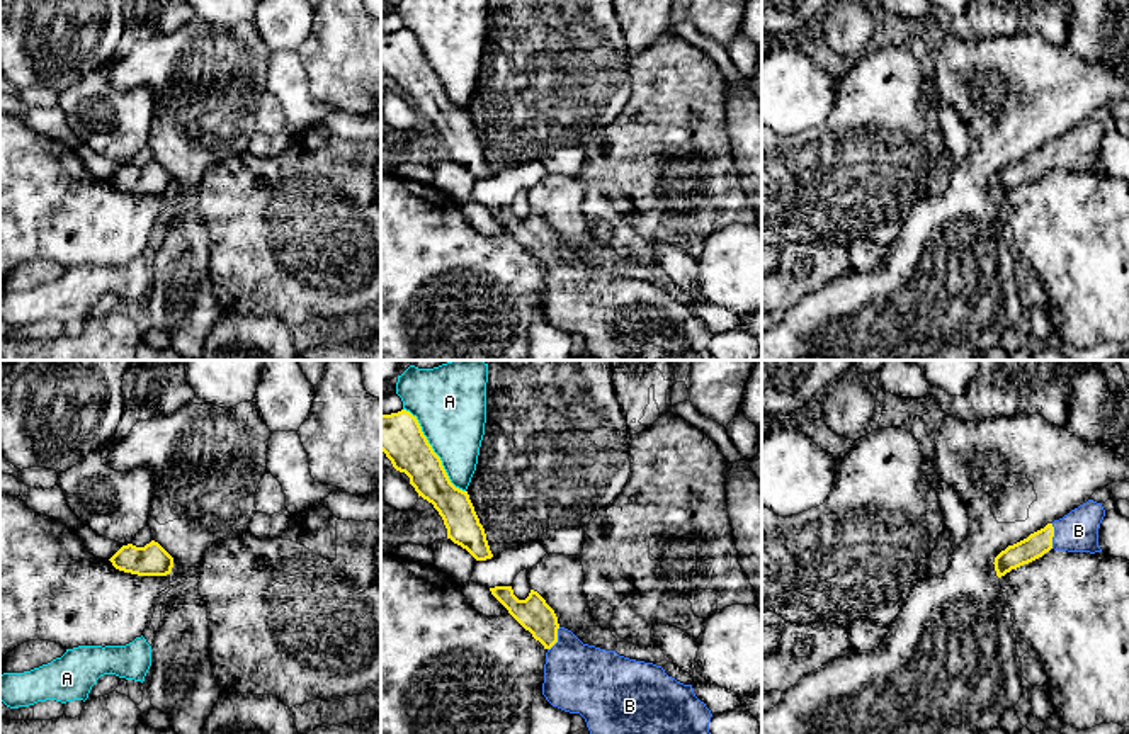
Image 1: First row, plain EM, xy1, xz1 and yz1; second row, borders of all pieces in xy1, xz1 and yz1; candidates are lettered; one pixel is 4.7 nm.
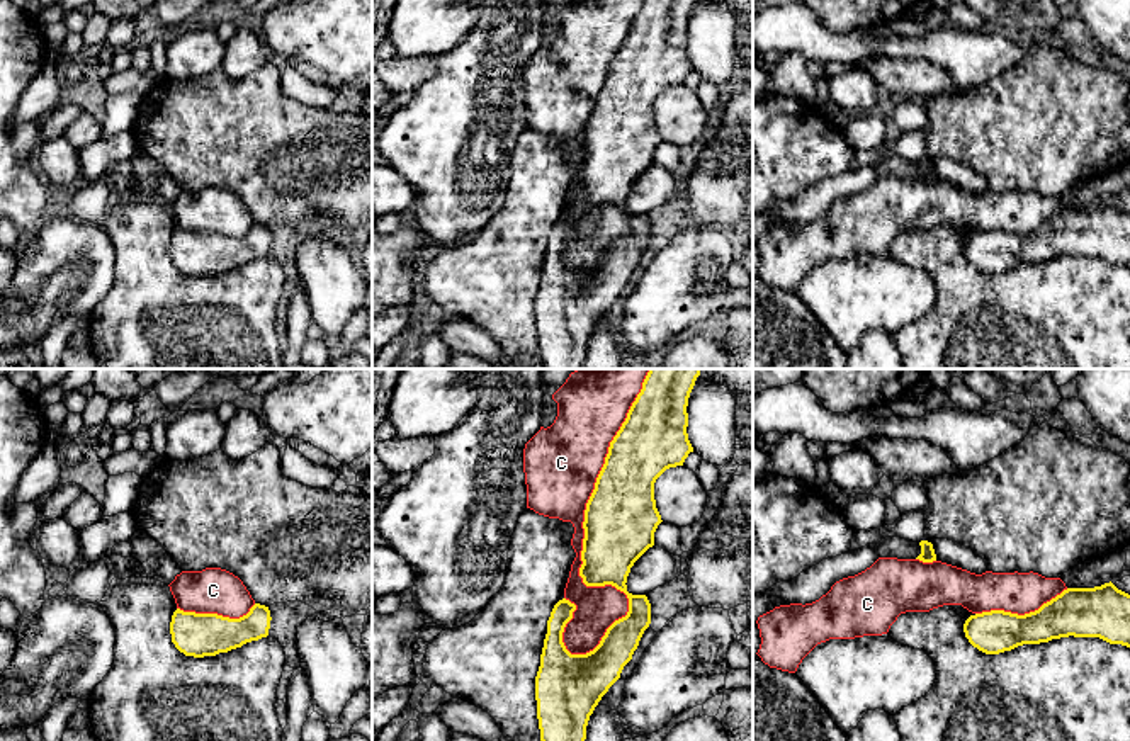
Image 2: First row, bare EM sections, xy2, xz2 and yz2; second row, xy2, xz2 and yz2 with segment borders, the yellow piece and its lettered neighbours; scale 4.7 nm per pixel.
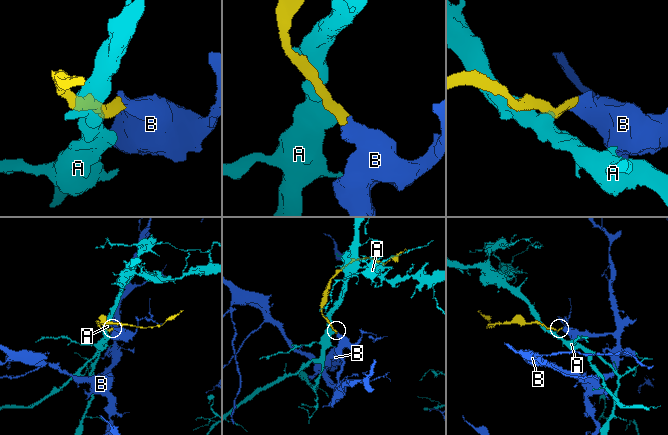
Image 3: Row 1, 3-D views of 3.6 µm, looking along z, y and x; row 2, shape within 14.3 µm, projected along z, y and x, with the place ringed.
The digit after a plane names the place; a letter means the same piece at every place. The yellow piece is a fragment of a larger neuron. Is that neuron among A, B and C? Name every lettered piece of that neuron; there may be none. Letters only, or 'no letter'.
B

